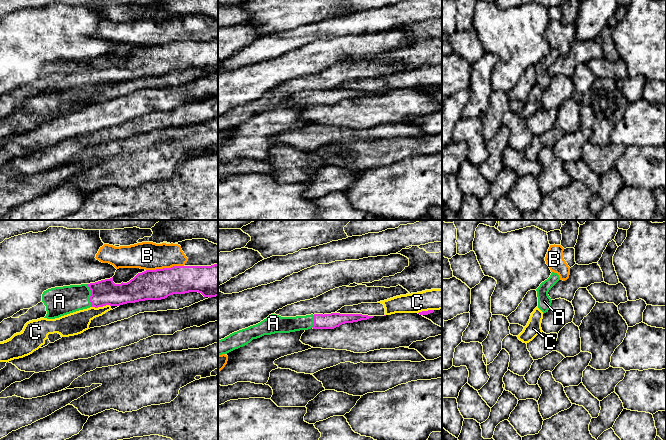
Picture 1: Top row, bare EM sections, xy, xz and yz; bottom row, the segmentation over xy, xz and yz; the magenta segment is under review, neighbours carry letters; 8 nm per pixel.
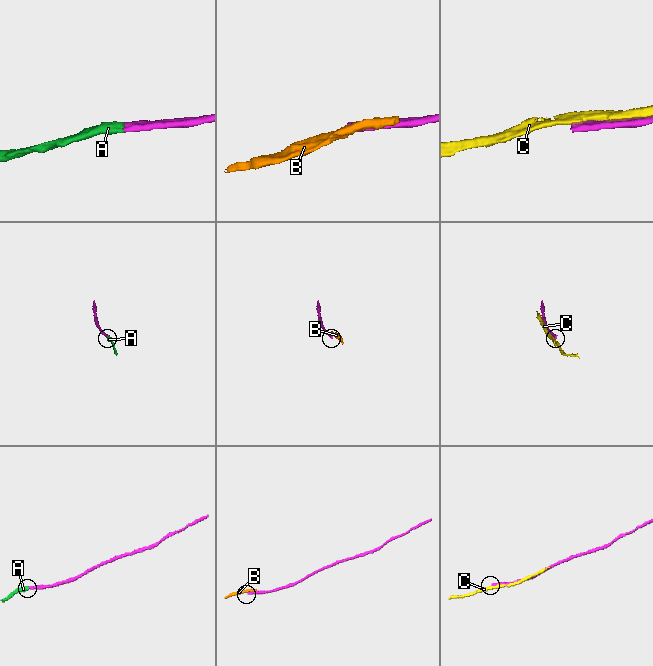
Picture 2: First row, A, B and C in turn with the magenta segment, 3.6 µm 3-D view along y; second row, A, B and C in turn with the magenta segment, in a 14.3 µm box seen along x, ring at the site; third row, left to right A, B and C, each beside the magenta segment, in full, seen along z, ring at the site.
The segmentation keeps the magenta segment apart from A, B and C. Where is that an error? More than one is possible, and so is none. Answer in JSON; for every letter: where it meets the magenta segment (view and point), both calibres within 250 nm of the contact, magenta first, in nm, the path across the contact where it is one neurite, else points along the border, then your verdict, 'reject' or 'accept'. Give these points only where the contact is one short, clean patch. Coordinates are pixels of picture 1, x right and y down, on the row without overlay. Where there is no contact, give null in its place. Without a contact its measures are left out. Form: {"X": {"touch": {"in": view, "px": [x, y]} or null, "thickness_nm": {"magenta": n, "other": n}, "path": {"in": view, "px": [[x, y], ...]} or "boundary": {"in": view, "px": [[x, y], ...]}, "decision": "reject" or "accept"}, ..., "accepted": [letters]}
{"A": {"touch": {"in": "xy", "px": [91, 71]}, "thickness_nm": {"magenta": 200, "other": 220}, "path": {"in": "xy", "px": [[105, 68], [91, 71], [61, 77]]}, "decision": "accept"}, "B": {"touch": {"in": "xy", "px": [164, 44]}, "thickness_nm": {"magenta": 240, "other": 220}, "decision": "reject"}, "C": {"touch": {"in": "xy", "px": [100, 82]}, "thickness_nm": {"magenta": 200, "other": 180}, "decision": "reject"}, "accepted": ["A"]}

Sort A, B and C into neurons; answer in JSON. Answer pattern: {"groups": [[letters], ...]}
{"groups": [["A"], ["B"], ["C"]]}

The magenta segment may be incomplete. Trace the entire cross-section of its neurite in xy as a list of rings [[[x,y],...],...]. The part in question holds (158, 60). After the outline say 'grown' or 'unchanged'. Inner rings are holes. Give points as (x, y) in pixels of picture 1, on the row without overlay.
[[[218,40],[146,46],[138,49],[129,58],[121,60],[115,60],[112,53],[90,60],[55,63],[43,68],[42,78],[47,87],[44,94],[55,95],[90,83],[120,82],[145,76],[161,76],[173,70],[189,68],[198,68],[209,74],[218,72]]]; grown

